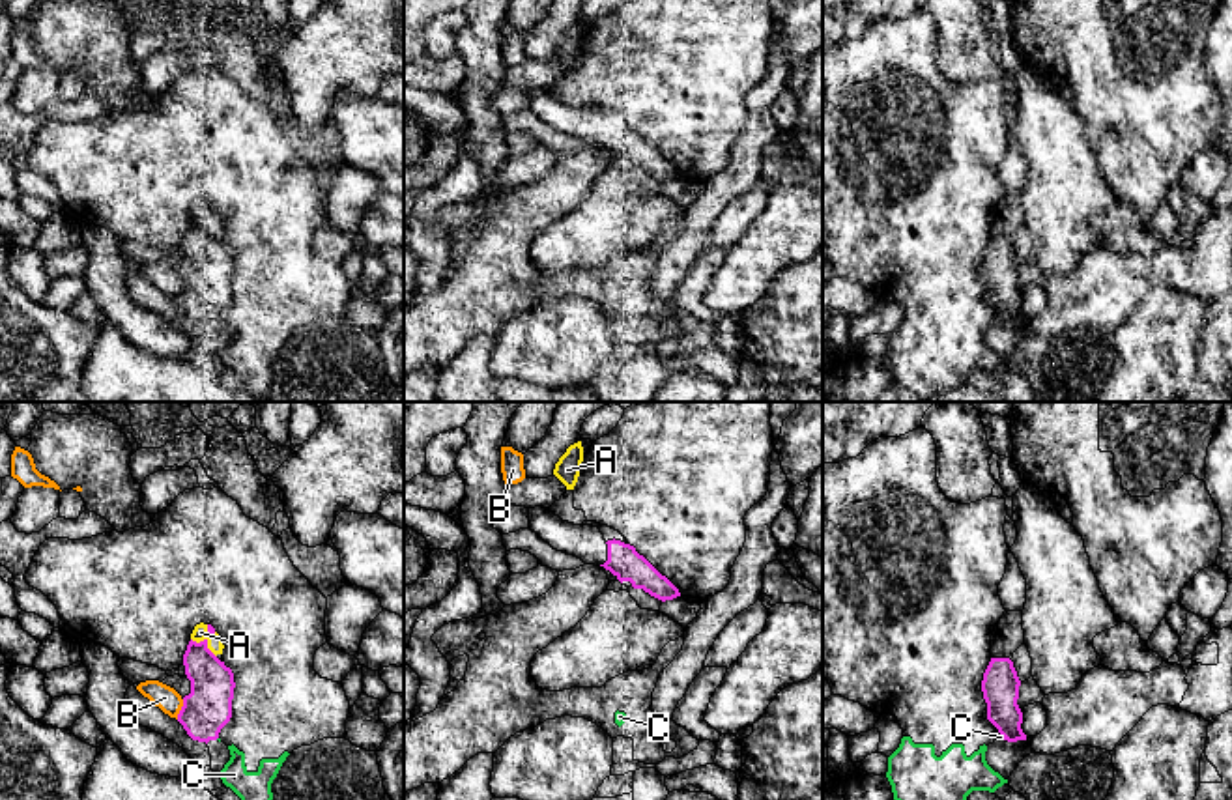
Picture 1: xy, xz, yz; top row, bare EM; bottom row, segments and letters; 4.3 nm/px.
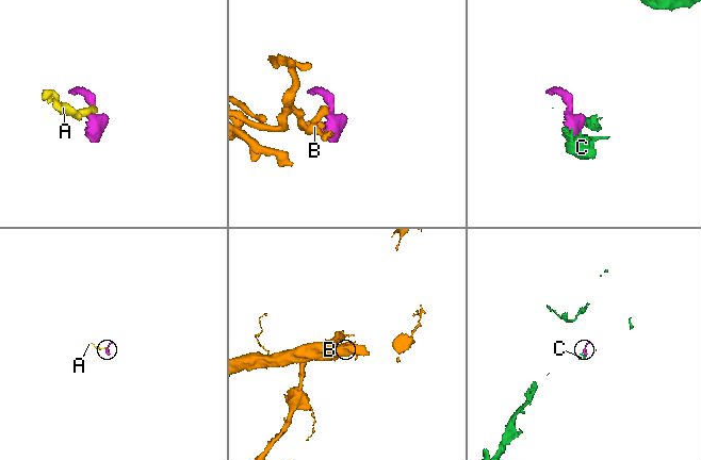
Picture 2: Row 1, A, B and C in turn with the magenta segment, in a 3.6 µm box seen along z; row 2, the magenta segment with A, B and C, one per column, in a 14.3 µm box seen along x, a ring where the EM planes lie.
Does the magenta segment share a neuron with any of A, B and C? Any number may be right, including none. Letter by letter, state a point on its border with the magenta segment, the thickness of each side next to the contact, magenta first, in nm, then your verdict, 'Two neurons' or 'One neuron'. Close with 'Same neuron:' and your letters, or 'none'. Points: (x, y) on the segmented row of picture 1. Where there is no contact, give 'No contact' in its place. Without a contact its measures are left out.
A: Touches magenta at xy (206, 642). Thickness 190 nm (magenta) against 70 nm. One neuron
B: Touches magenta at xy (182, 709). Thickness 200 nm (magenta) against 100 nm. Two neurons
C: Touches magenta at yz (1002, 735). Thickness 160 nm (magenta) against 20 nm. Two neurons
Same neuron: A

